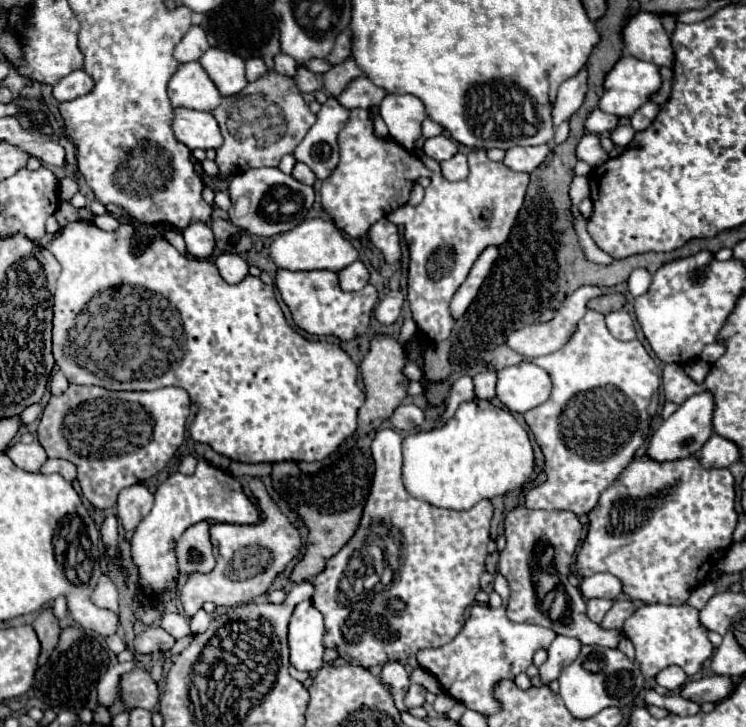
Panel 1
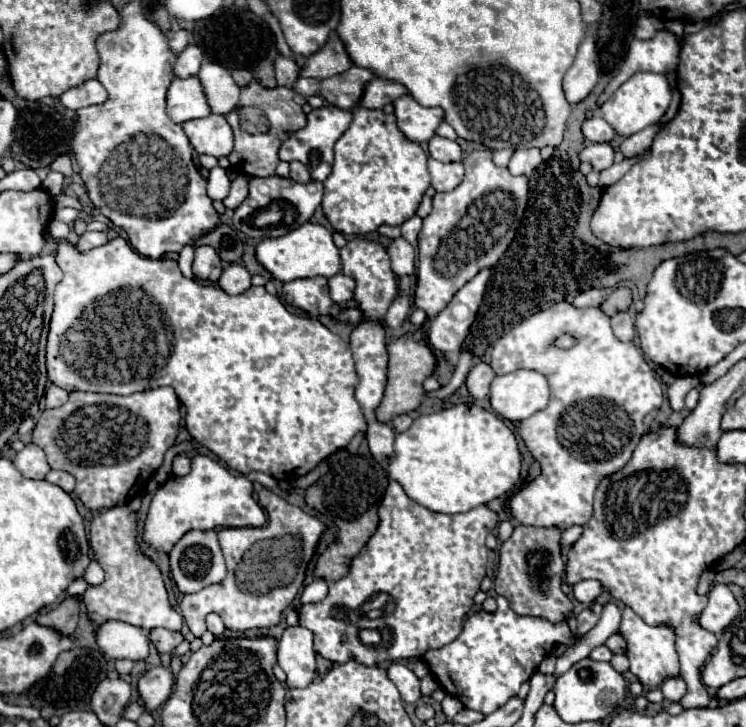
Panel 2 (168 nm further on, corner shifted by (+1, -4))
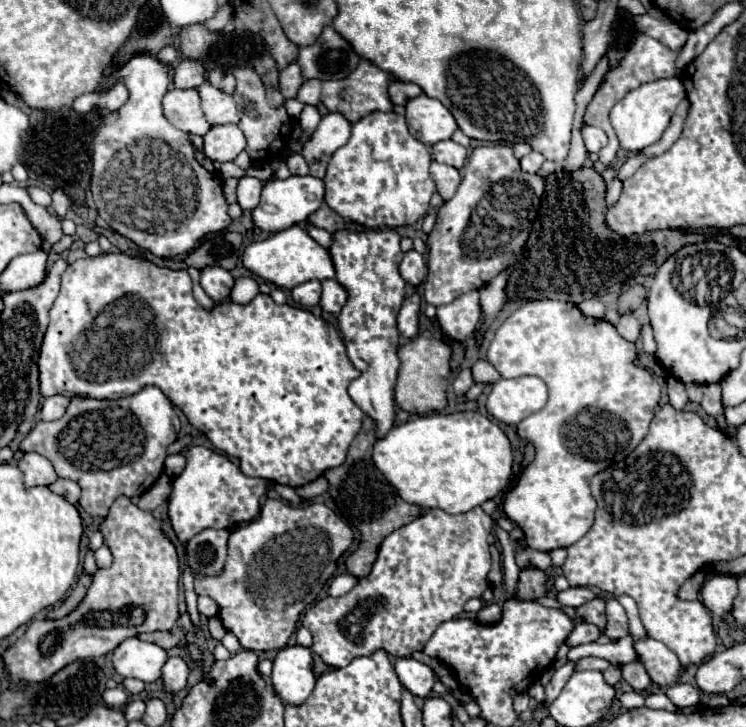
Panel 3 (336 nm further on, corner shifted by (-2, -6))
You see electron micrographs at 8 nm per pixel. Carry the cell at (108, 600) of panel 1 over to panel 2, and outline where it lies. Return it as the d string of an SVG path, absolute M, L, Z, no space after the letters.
M92 560L92 562L90 562L90 566L88 566L88 570L86 570L84 578L86 578L86 582L88 582L88 584L100 584L100 582L104 580L104 570L100 568L100 564L98 564L96 560Z

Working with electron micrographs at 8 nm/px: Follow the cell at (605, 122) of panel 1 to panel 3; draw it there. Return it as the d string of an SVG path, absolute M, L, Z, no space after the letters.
M585 126L581 134L583 134L587 152L599 152L607 144L607 134L597 126Z

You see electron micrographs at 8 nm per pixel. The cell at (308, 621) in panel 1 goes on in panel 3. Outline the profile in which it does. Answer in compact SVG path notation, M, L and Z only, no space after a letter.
M301 644L281 648L273 660L271 678L275 692L283 702L303 704L315 688L313 652Z

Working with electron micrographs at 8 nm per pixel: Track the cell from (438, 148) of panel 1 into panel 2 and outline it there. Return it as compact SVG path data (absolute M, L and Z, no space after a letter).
M434 136L430 140L430 156L440 162L460 162L462 150L456 142L442 136Z

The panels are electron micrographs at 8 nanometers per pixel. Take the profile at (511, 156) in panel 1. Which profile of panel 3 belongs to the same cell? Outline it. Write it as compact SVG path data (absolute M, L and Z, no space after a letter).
M529 152L527 156L521 158L521 170L529 172L529 174L537 174L539 168L541 168L541 164L543 164L543 160L545 158L539 152Z

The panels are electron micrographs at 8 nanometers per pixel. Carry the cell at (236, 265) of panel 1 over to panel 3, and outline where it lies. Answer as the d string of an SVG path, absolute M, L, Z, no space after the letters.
M241 276L235 280L235 286L231 290L231 300L237 304L247 304L257 296L257 282L249 276Z

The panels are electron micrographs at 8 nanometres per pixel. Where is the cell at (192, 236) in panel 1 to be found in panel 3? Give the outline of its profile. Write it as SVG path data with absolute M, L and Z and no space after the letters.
M205 266L201 270L201 286L213 302L223 302L229 298L233 288L233 276L229 270L221 266Z

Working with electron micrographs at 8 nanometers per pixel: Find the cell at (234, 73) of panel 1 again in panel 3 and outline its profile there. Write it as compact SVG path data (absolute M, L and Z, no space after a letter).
M205 80L199 86L199 96L201 96L201 108L205 112L205 118L209 124L237 124L239 122L239 112L237 104L231 94L225 94L223 90L215 88L209 80Z

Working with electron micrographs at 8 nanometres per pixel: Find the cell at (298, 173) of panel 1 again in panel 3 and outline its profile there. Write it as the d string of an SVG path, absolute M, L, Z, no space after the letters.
M291 154L289 160L287 160L287 166L295 176L307 176L309 174L309 166L299 154Z

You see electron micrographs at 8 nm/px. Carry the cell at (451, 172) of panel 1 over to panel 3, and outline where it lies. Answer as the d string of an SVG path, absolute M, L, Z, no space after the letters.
M431 162L431 178L435 180L437 192L441 194L443 200L451 200L451 196L457 192L461 184L461 174L457 168L441 164L441 162Z

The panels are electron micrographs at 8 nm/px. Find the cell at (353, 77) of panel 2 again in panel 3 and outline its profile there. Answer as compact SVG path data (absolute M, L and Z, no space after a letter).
M361 60L359 66L355 68L355 72L351 72L351 76L343 78L343 80L325 80L323 82L323 94L321 94L321 102L325 104L325 108L329 112L339 112L343 116L347 116L349 122L357 122L363 116L381 110L381 112L389 112L393 110L393 104L389 100L387 94L387 86L389 86L389 74L375 68L371 62Z

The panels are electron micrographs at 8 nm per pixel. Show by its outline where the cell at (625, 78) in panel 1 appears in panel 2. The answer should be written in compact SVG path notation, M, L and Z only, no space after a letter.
M638 72L628 82L624 82L610 96L608 102L604 102L604 106L600 108L598 114L616 130L616 134L620 134L622 138L628 138L640 130L644 130L646 126L660 122L660 118L666 114L666 110L670 106L670 100L672 100L672 94L670 94L670 84L668 84L666 76L654 74L654 72Z

